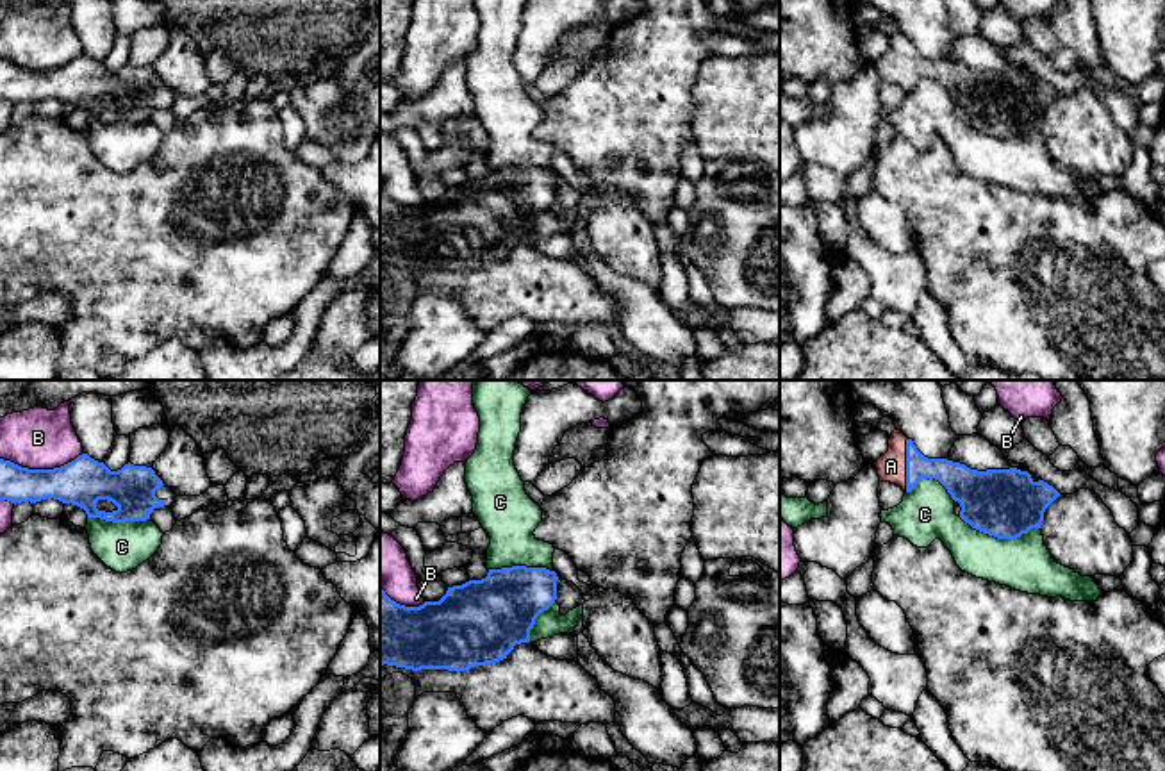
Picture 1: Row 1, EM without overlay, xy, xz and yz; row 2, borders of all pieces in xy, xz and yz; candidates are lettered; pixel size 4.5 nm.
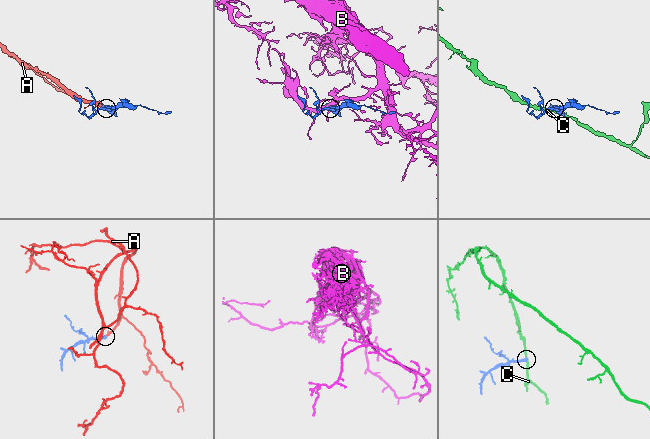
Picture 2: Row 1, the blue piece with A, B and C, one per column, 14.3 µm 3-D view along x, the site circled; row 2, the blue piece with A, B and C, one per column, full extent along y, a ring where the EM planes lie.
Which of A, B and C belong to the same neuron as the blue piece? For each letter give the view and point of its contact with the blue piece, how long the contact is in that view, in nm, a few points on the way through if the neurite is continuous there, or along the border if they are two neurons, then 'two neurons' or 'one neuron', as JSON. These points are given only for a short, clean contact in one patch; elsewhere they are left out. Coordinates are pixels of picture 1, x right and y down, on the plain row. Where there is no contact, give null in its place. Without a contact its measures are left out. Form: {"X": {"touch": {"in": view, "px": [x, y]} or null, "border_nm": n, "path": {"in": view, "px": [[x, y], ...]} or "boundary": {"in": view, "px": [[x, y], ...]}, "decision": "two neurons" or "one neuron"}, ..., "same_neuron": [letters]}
{"A": {"touch": {"in": "yz", "px": [907, 65]}, "border_nm": 240, "decision": "one neuron"}, "B": {"touch": {"in": "xy", "px": [41, 70]}, "border_nm": 380, "decision": "two neurons"}, "C": {"touch": {"in": "yz", "px": [999, 138]}, "border_nm": 380, "decision": "two neurons"}, "same_neuron": ["A"]}

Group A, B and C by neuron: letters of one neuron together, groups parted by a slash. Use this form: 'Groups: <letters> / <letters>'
Groups: A / B / C

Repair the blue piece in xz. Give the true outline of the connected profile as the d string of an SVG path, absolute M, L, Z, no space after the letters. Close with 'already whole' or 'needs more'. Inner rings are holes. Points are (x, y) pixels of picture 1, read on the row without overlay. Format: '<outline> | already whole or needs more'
M512 166L489 170L482 180L448 187L439 202L405 207L380 191L380 266L412 271L467 271L475 266L496 264L516 245L530 243L530 230L541 212L557 200L557 173L546 168Z | already whole

